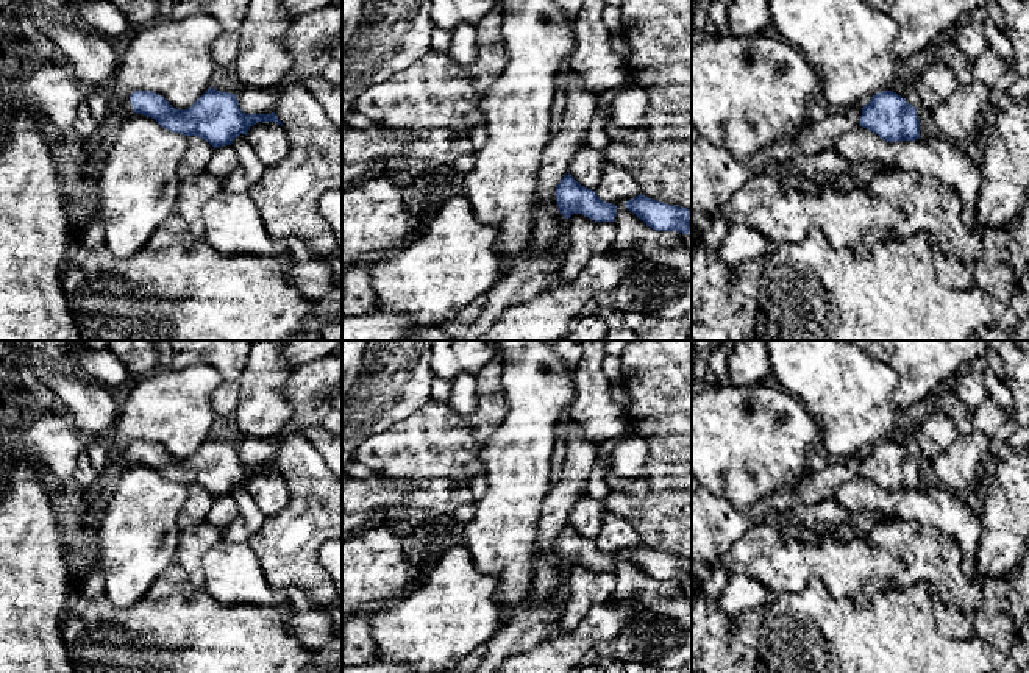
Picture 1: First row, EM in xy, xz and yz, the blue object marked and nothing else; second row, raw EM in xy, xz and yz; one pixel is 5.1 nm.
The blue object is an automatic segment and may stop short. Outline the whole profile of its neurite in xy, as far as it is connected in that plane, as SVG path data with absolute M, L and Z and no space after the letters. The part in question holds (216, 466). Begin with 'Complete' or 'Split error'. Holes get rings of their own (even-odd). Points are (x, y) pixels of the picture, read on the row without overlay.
Split error. M209 437L189 459L173 458L162 445L153 440L136 440L130 445L122 461L128 464L144 464L155 468L162 478L184 486L198 486L208 490L214 498L231 495L236 487L248 482L259 472L276 472L283 476L275 462L272 464L245 464L239 458L237 443L220 442Z

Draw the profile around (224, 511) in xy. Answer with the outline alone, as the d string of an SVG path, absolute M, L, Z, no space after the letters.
M223 495L214 500L206 520L219 528L226 529L237 517L237 503L231 495Z

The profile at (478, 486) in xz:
M482 473L476 478L472 478L468 481L468 484L470 484L470 490L473 493L473 503L476 504L484 498L484 495L487 492L487 487L489 487L487 476Z

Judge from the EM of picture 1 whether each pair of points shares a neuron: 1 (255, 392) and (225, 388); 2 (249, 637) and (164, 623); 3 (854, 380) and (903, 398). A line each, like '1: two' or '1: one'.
1: two
2: one
3: two

